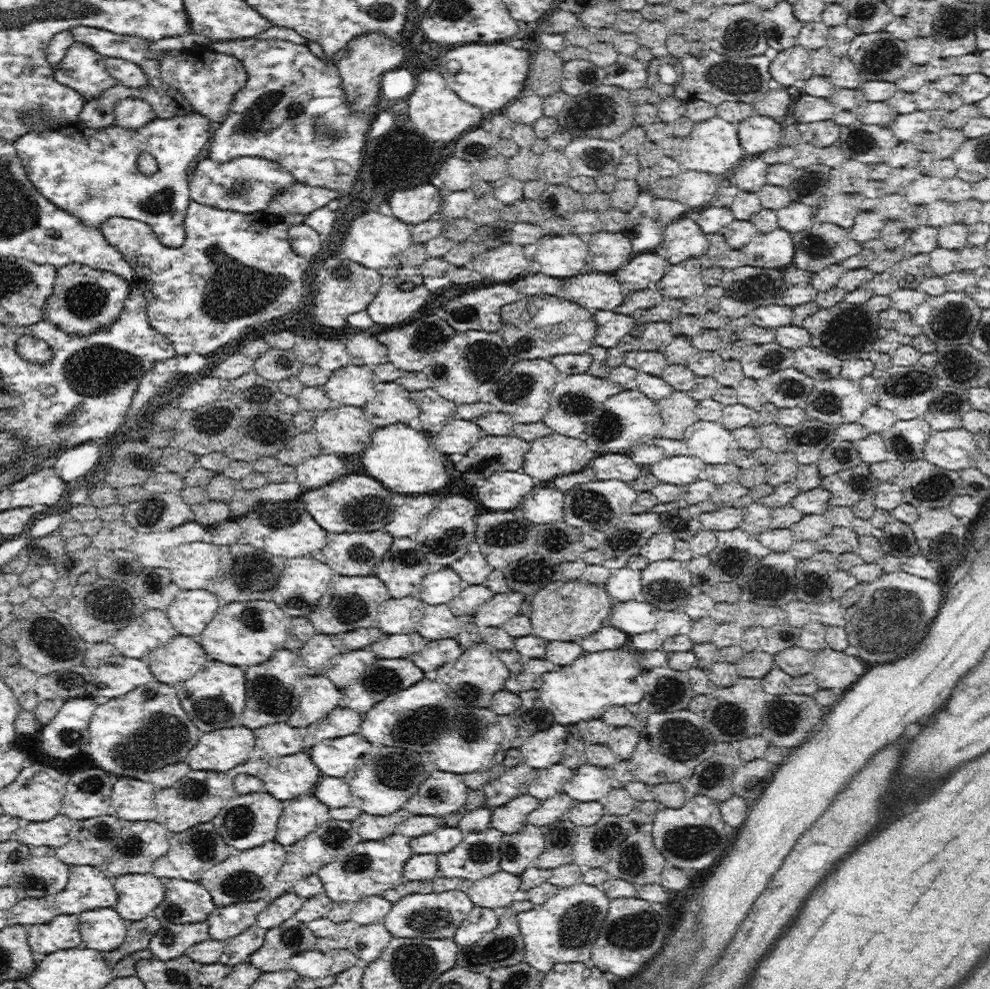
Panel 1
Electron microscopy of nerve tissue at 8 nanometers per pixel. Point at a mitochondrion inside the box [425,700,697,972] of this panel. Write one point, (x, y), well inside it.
(639, 930)

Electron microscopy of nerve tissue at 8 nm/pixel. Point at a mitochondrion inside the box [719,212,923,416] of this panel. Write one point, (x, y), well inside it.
(849, 331)

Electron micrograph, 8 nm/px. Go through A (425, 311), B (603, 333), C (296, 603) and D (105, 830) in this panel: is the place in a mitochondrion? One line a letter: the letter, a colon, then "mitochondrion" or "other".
A: other
B: other
C: mitochondrion
D: mitochondrion

